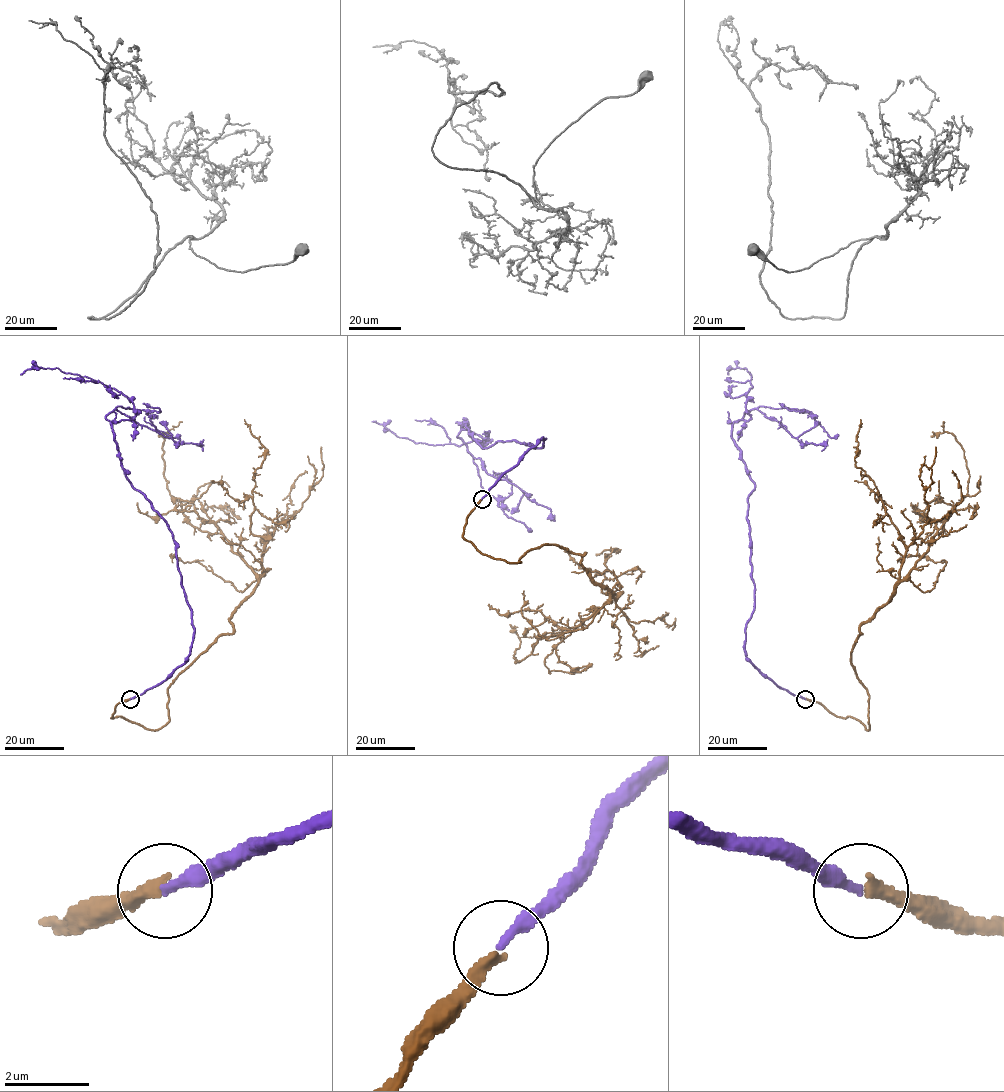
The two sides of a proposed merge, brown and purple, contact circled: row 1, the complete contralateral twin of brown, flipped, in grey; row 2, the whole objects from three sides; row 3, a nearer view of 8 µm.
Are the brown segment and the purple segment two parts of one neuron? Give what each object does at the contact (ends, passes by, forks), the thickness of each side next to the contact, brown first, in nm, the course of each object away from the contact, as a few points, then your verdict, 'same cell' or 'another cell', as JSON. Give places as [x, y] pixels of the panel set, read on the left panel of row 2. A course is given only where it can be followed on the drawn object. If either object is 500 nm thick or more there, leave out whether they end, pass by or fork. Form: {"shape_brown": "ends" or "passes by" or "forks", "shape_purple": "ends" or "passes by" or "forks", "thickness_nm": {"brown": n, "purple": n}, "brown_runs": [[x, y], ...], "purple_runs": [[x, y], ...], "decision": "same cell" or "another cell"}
{"shape_brown": "ends", "shape_purple": "ends", "thickness_nm": {"brown": 280, "purple": 240}, "brown_runs": [[130, 699], [111, 717], [160, 729], [168, 688], [233, 632], [258, 584], [222, 534], [189, 522], [158, 436]], "purple_runs": [[130, 699], [182, 665], [194, 626], [173, 534], [119, 457], [112, 422], [134, 403], [58, 368], [20, 374]], "decision": "same cell"}

